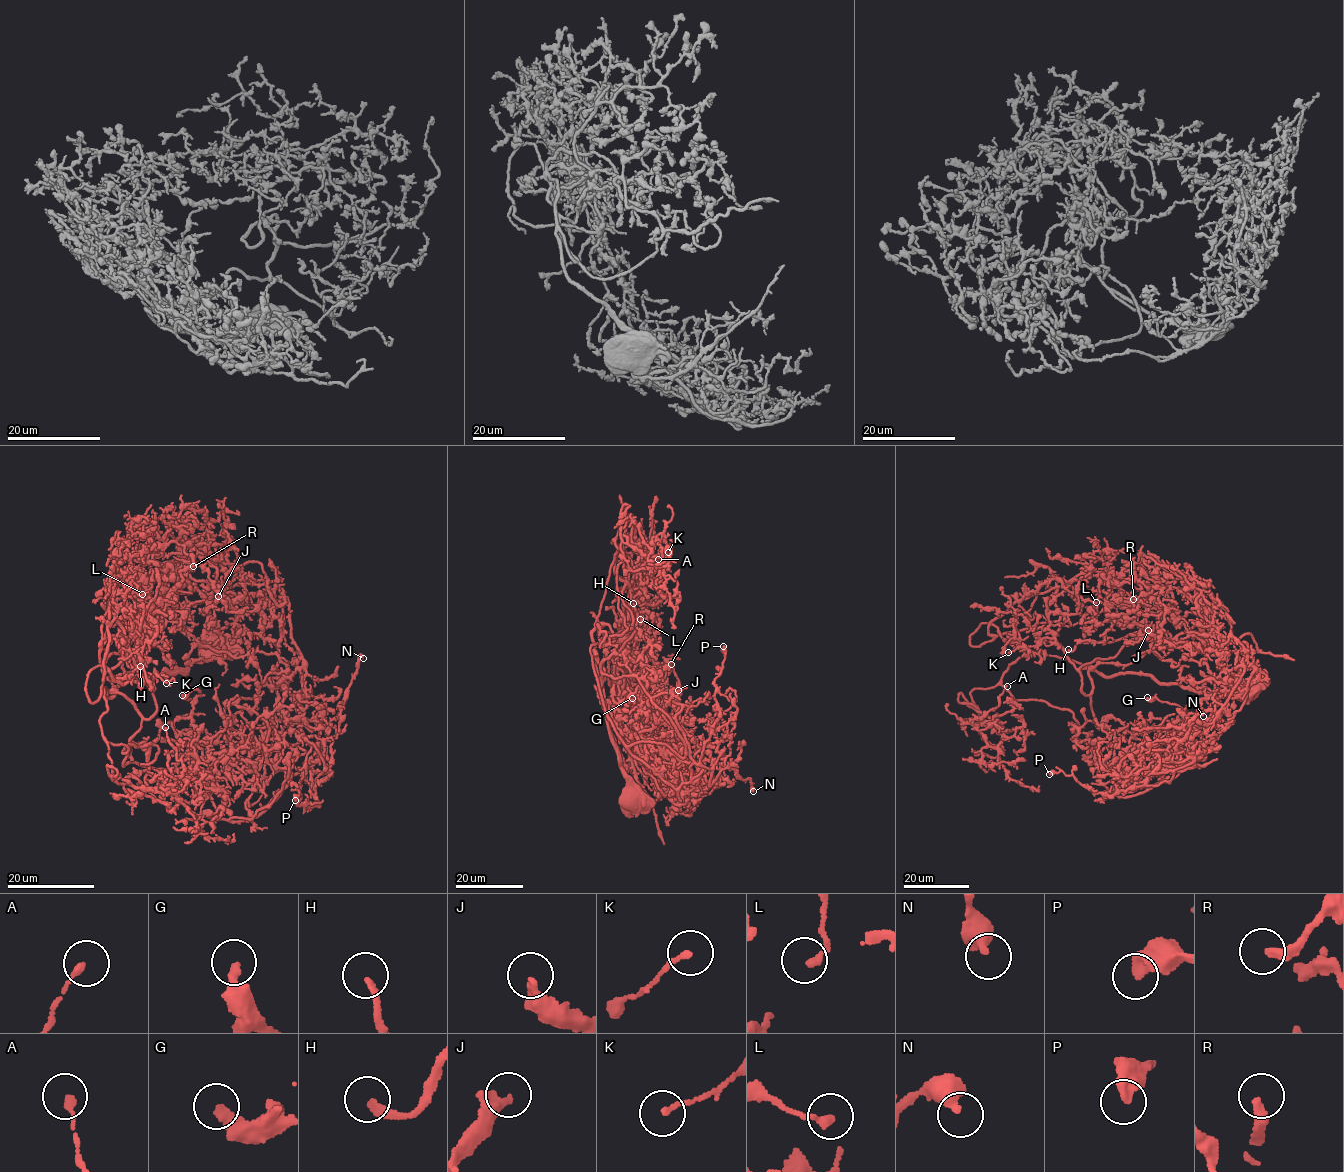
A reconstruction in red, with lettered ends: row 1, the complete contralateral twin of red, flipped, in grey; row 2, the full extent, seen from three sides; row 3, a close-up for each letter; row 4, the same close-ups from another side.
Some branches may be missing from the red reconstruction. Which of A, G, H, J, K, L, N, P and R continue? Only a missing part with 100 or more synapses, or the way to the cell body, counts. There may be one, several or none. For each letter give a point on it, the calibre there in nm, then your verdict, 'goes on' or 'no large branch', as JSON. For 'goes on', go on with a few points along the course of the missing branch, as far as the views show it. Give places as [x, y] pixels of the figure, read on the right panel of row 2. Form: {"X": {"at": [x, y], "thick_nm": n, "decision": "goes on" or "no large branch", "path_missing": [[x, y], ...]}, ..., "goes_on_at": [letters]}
{"A": {"at": [1007, 686], "thick_nm": 200, "decision": "no large branch"}, "G": {"at": [1147, 697], "thick_nm": 320, "decision": "no large branch"}, "H": {"at": [1068, 649], "thick_nm": 220, "decision": "no large branch"}, "J": {"at": [1148, 630], "thick_nm": 240, "decision": "no large branch"}, "K": {"at": [1008, 652], "thick_nm": 160, "decision": "no large branch"}, "L": {"at": [1096, 602], "thick_nm": 220, "decision": "no large branch"}, "N": {"at": [1203, 716], "thick_nm": 480, "decision": "no large branch"}, "P": {"at": [1049, 774], "thick_nm": 480, "decision": "no large branch"}, "R": {"at": [1133, 599], "thick_nm": 340, "decision": "no large branch"}, "goes_on_at": []}

